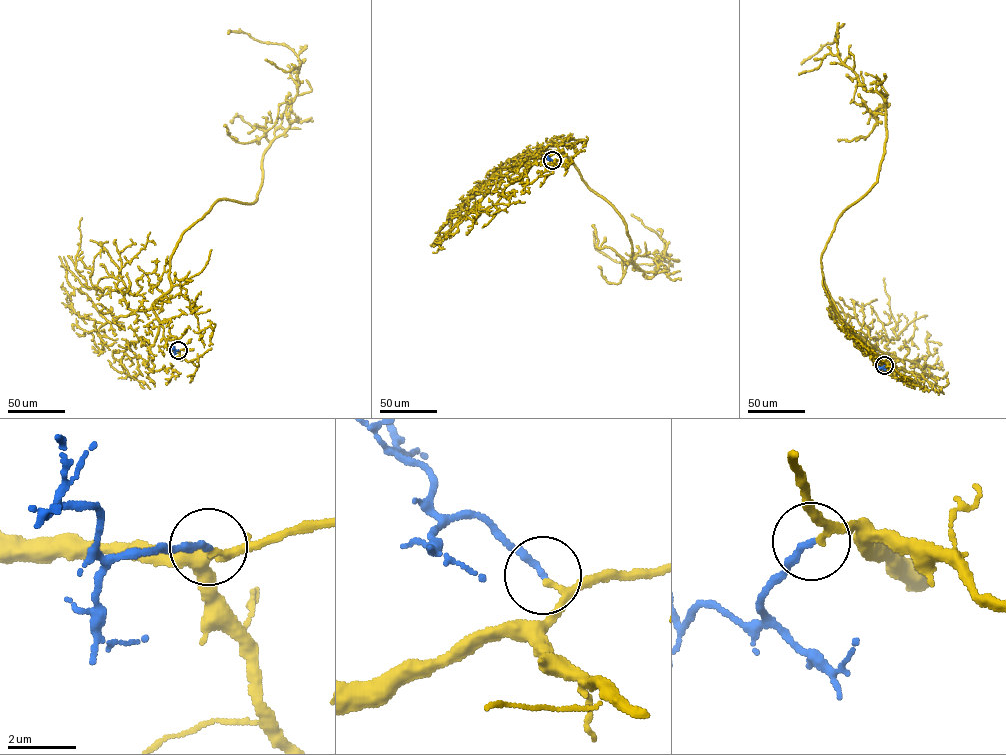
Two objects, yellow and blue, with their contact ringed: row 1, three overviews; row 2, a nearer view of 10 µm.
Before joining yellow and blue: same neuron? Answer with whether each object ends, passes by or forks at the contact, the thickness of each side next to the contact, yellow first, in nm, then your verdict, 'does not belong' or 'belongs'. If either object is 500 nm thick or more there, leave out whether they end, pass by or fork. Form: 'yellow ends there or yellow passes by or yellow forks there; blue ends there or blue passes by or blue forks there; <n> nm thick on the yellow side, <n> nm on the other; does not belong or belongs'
yellow passes by; blue ends there; 150 nm thick on the yellow side, 190 nm on the other; belongs

